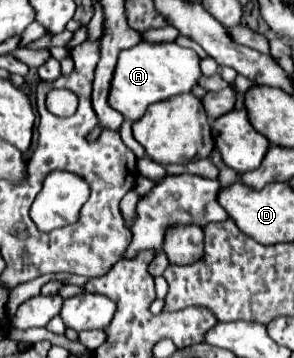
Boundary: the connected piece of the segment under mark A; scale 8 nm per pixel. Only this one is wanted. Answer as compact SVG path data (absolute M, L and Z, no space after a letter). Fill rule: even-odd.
M138 42L136 46L122 50L112 78L108 102L114 110L118 110L124 116L124 120L136 122L144 116L150 104L162 102L176 94L190 92L198 84L198 78L202 76L198 66L200 66L198 54L190 48L178 46L176 42L168 42L168 44Z

